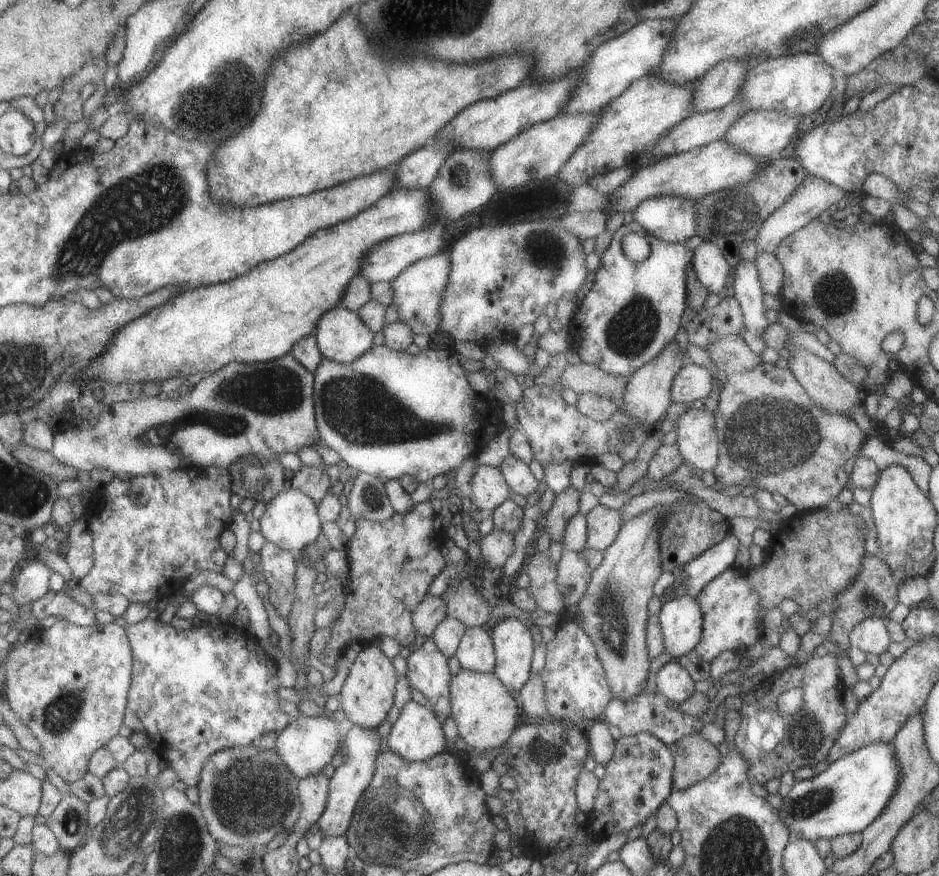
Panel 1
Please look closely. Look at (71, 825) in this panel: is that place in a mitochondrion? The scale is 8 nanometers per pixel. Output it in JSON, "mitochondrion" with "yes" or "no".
{"mitochondrion":"yes"}

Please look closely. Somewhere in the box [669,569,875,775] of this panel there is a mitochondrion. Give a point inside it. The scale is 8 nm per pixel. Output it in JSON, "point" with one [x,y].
{"point":[807,734]}

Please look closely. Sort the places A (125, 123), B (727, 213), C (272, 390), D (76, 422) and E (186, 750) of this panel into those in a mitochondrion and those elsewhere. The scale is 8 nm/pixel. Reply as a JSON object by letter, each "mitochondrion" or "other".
{"A":"other","B":"mitochondrion","C":"mitochondrion","D":"other","E":"other"}

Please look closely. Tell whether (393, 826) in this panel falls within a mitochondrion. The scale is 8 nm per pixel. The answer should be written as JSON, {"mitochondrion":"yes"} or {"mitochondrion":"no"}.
{"mitochondrion":"yes"}

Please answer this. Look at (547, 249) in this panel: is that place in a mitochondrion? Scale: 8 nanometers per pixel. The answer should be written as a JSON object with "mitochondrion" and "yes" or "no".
{"mitochondrion":"yes"}

